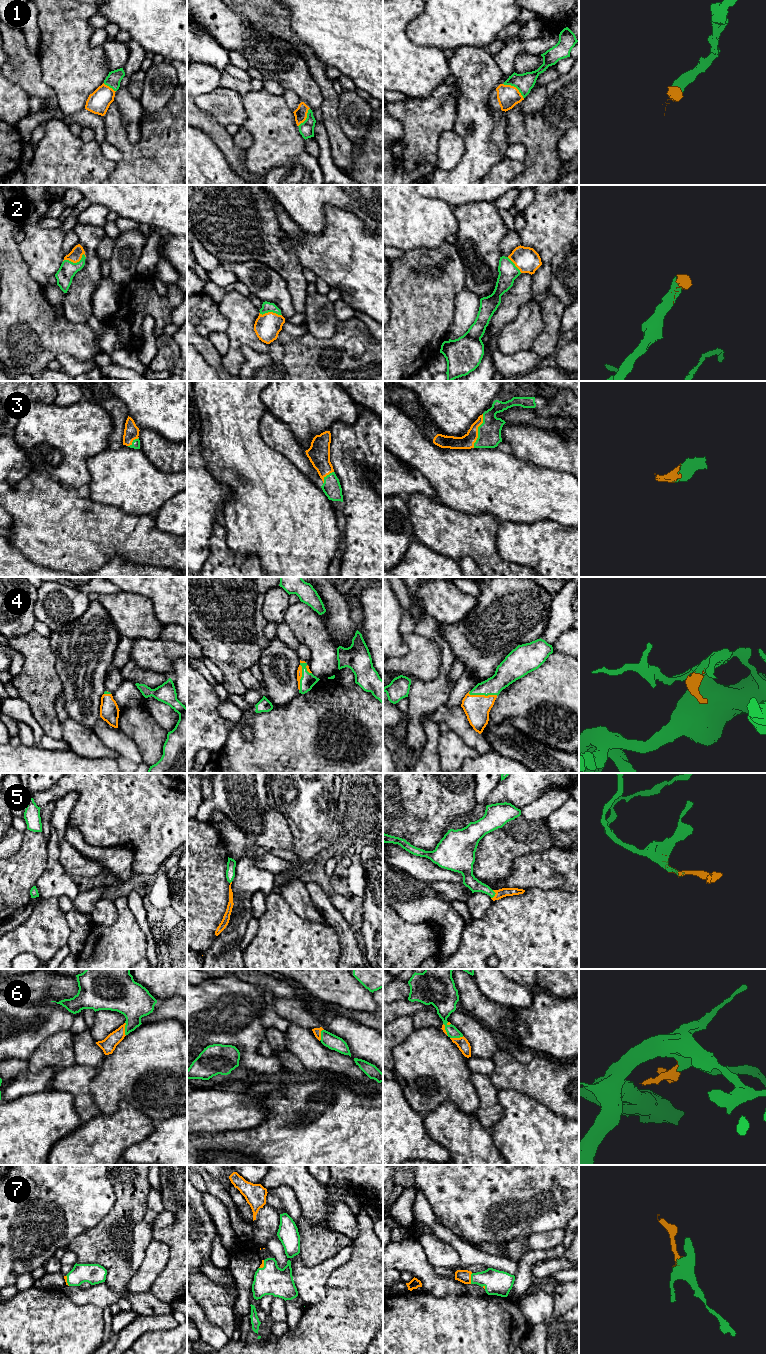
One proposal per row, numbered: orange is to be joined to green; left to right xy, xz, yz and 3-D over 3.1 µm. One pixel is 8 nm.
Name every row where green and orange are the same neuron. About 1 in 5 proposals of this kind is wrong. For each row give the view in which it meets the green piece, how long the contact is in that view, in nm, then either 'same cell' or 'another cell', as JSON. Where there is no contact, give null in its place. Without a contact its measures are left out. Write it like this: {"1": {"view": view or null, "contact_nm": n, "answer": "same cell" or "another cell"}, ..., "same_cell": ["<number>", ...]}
{"1": {"view": "yz", "contact_nm": 200, "answer": "same cell"}, "2": {"view": "xy", "contact_nm": 190, "answer": "same cell"}, "3": {"view": "yz", "contact_nm": 280, "answer": "same cell"}, "4": {"view": "xz", "contact_nm": 240, "answer": "same cell"}, "5": {"view": "yz", "contact_nm": 70, "answer": "same cell"}, "6": {"view": "yz", "contact_nm": 110, "answer": "same cell"}, "7": {"view": "yz", "contact_nm": 90, "answer": "same cell"}, "same_cell": ["1", "2", "3", "4", "5", "6", "7"]}

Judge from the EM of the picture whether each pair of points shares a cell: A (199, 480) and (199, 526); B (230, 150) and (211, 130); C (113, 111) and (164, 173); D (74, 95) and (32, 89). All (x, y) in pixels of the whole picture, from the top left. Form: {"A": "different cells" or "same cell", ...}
{"A": "same cell", "B": "same cell", "C": "same cell", "D": "different cells"}

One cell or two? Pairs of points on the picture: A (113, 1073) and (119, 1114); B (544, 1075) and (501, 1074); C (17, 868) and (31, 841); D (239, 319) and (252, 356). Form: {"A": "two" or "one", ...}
{"A": "one", "B": "one", "C": "one", "D": "two"}

